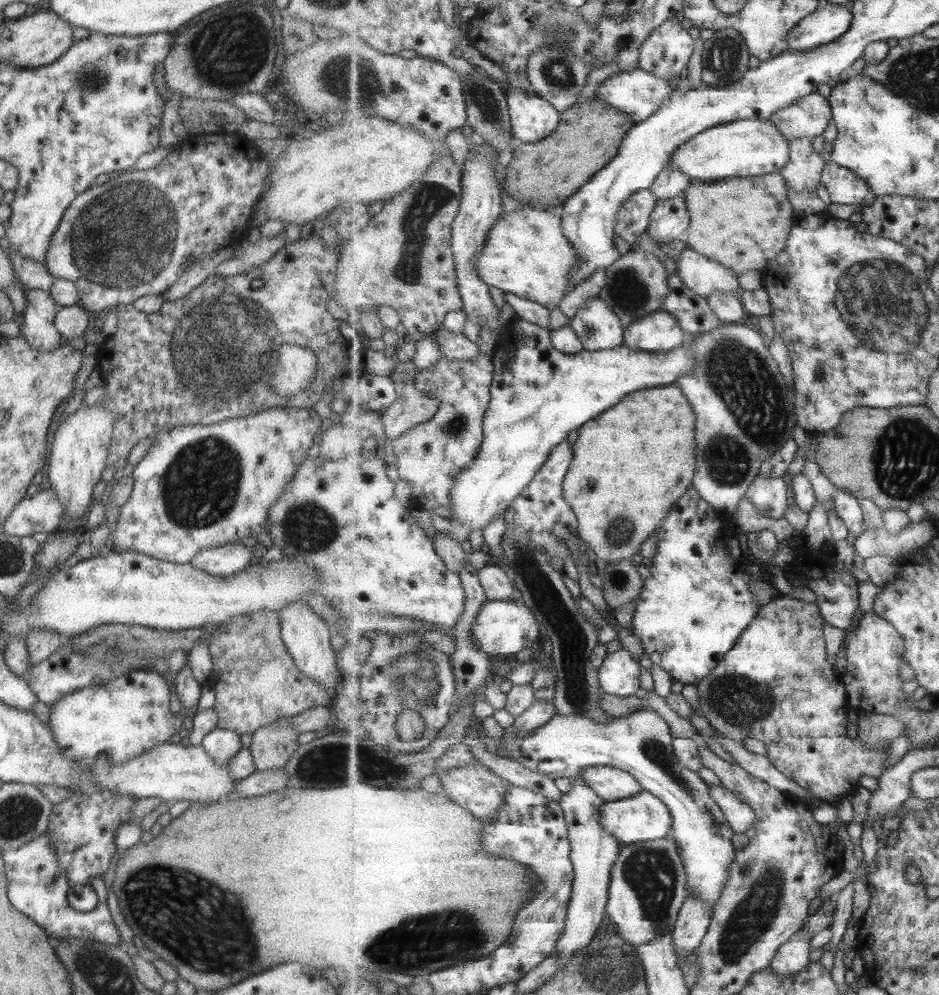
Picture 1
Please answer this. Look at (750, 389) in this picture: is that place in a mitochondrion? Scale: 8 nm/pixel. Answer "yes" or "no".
yes

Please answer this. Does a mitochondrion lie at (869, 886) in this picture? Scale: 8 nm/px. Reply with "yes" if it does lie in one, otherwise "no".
no

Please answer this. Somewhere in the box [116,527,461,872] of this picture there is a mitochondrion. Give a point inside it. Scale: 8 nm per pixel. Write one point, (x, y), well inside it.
(324, 764)

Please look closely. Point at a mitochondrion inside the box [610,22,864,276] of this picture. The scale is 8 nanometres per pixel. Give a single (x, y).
(724, 55)

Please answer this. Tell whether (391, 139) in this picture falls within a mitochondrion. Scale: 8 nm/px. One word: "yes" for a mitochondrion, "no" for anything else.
no

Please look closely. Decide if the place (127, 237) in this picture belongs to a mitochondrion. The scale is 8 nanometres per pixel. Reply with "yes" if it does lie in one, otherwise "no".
yes

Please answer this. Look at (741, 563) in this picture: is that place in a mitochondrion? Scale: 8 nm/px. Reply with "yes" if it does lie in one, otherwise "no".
no

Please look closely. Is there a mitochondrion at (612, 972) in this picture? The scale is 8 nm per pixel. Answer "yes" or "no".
yes

